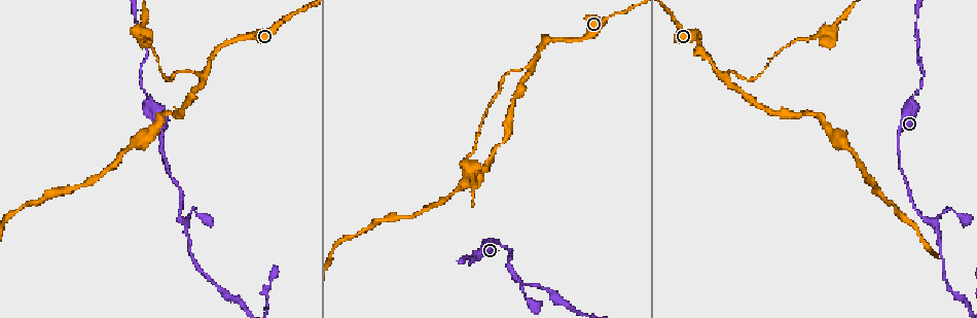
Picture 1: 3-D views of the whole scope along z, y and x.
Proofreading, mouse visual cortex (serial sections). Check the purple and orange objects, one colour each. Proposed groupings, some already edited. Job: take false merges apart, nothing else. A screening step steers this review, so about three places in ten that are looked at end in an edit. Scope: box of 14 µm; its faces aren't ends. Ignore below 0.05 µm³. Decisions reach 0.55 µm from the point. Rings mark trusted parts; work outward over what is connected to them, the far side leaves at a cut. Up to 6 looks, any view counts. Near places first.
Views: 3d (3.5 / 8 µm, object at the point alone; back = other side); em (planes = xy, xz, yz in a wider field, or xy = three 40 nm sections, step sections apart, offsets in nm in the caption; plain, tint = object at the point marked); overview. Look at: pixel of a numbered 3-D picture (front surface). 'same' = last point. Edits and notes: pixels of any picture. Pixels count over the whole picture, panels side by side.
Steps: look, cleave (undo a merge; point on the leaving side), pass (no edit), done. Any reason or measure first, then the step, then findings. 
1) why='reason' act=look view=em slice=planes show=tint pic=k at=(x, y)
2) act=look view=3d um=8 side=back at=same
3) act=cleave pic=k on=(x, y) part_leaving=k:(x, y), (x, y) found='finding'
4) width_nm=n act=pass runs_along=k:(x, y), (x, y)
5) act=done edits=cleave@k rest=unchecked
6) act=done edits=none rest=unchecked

why='three arms meet' act=look view=3d um=3.5 pic=1 at=(532, 59)

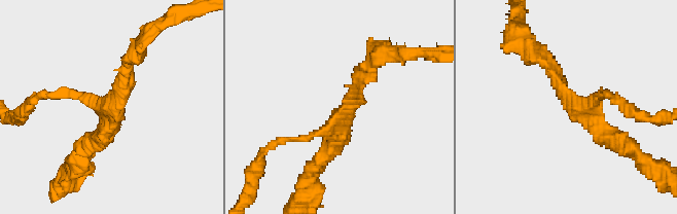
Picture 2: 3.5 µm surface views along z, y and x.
arms=3 arm_widths_nm=150,200,250 why='now the EM' act=look view=em slice=planes show=tint pic=2 at=(116, 105)

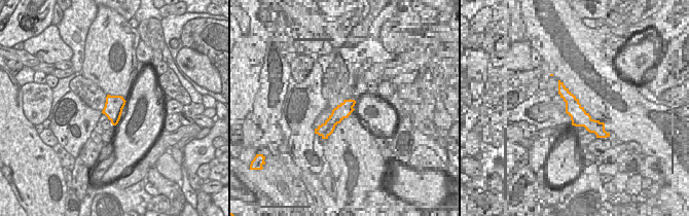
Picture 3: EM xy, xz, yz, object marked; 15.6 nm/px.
why='another direction' act=look view=em slice=xy step=3 show=tint at=same

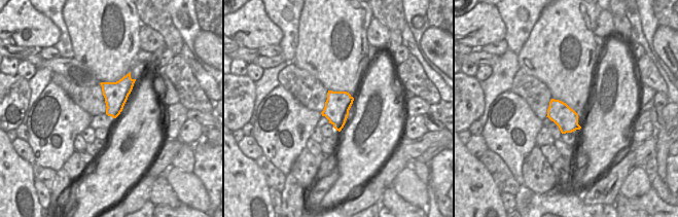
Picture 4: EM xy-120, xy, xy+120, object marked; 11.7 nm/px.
width_nm=300 act=pass runs_along=2:(535, 52), (582, 116), (622, 141) found='one cell here'

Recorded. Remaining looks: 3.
why='narrows sharply' act=look view=3d um=3.5 pic=1 at=(162, 145)

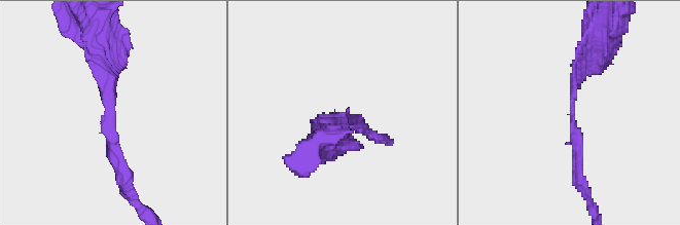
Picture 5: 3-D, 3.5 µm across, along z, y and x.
arm_widths_nm=150,150 why='now the EM' act=look view=em slice=xy step=2 show=tint pic=5 at=(573, 114)

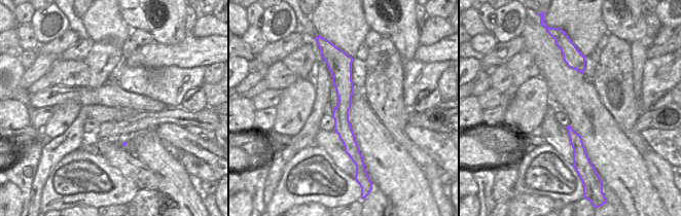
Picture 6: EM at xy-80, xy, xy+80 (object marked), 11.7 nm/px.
act=pass found='continuous, no second cell'

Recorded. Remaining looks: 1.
act=done edits=none rest=unchecked

